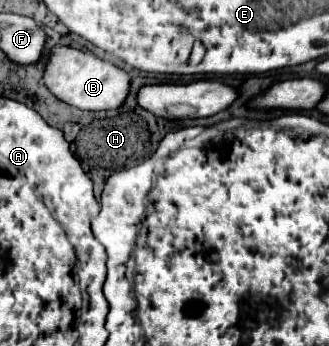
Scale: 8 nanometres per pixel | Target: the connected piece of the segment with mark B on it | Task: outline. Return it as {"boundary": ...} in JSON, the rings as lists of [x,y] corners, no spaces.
{"boundary":[[[55,45],[49,53],[43,81],[57,99],[61,99],[77,109],[101,111],[101,109],[117,109],[123,105],[127,91],[129,91],[131,75],[127,75],[123,69],[115,67],[113,63],[95,57],[89,51],[73,49],[67,45]]]}

